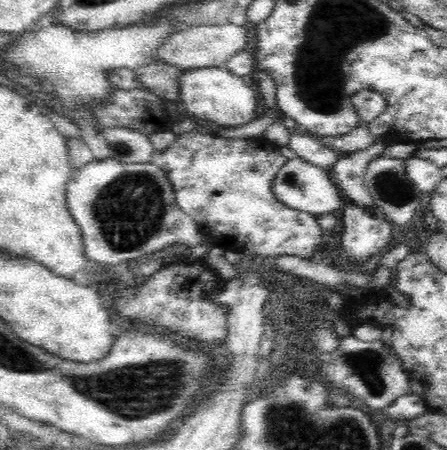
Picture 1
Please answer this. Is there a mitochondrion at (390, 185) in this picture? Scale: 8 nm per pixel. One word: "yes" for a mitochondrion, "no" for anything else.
yes

